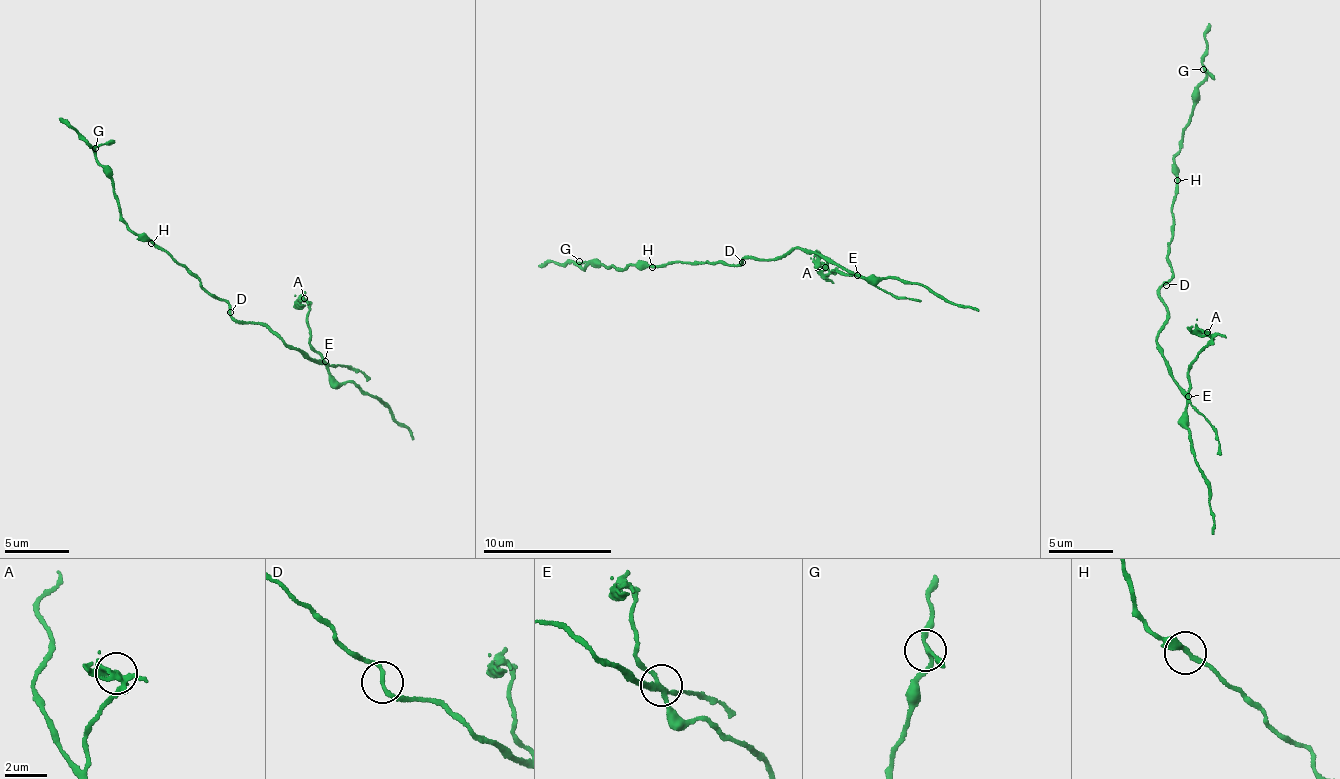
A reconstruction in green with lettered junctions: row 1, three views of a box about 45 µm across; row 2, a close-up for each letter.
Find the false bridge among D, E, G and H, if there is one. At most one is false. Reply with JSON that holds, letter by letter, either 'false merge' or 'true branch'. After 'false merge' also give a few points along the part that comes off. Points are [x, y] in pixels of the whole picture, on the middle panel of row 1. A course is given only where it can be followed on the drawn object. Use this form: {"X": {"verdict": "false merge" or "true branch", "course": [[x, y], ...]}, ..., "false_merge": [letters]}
{"D": {"verdict": "true branch"}, "E": {"verdict": "false merge", "course": [[856, 274], [835, 267], [830, 270], [815, 259], [814, 249]]}, "G": {"verdict": "true branch"}, "H": {"verdict": "true branch"}, "false_merge": ["E"]}

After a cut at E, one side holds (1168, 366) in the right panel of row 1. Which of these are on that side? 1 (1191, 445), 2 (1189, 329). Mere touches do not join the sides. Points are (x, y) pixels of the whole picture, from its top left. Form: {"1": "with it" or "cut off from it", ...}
{"1": "with it", "2": "cut off from it"}

